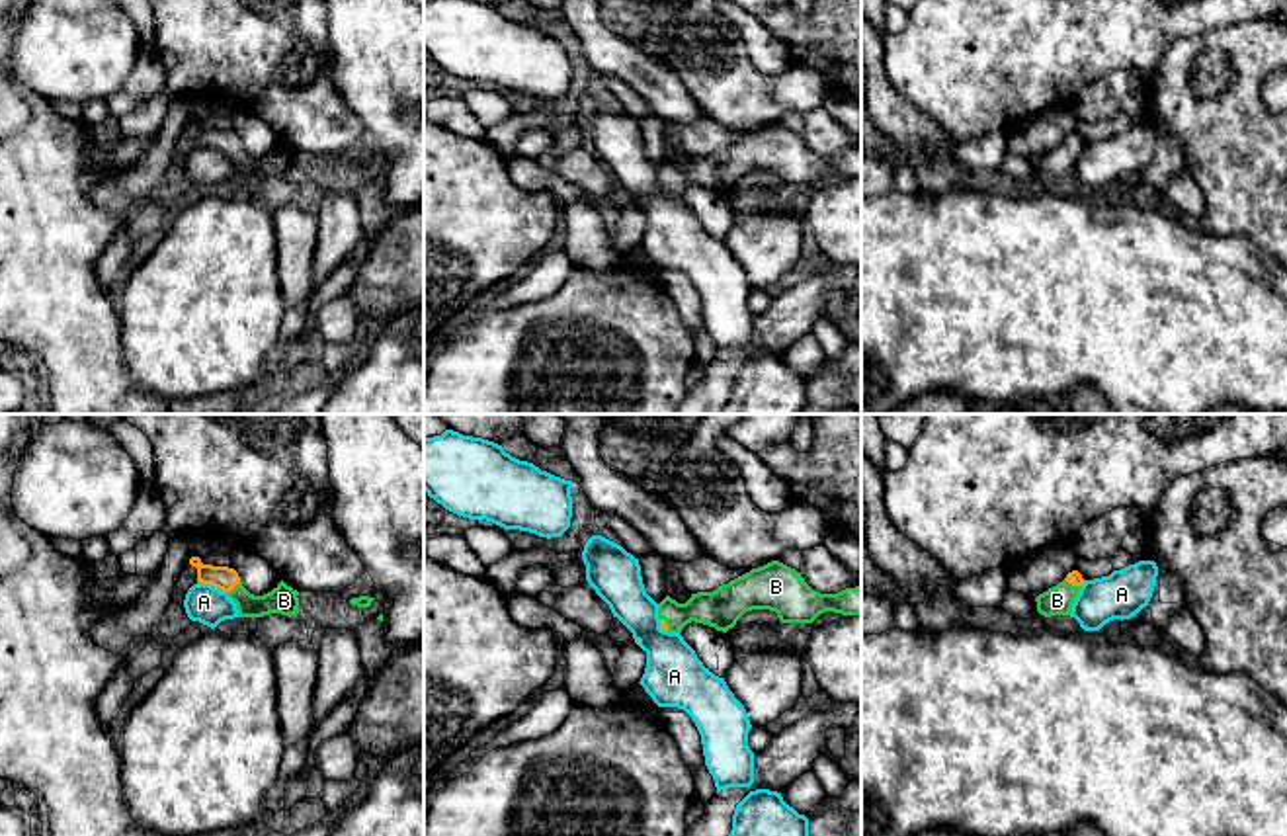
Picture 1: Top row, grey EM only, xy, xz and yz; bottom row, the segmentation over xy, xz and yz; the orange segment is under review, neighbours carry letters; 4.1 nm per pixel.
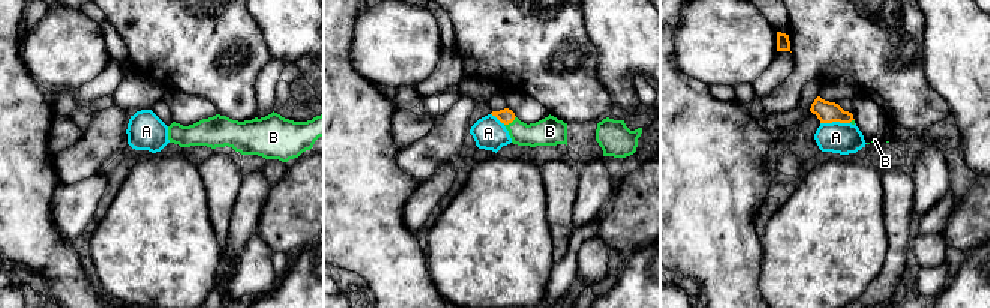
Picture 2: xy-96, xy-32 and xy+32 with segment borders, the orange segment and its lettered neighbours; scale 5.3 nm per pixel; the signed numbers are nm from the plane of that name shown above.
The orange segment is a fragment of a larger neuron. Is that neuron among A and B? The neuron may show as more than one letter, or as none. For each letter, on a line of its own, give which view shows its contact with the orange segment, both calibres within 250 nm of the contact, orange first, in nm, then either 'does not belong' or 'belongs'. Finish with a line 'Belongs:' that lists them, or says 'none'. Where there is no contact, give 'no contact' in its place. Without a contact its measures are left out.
A: xy | 100/160 nm | does not belong
B: xy | 100/120 nm | belongs
Belongs: B

